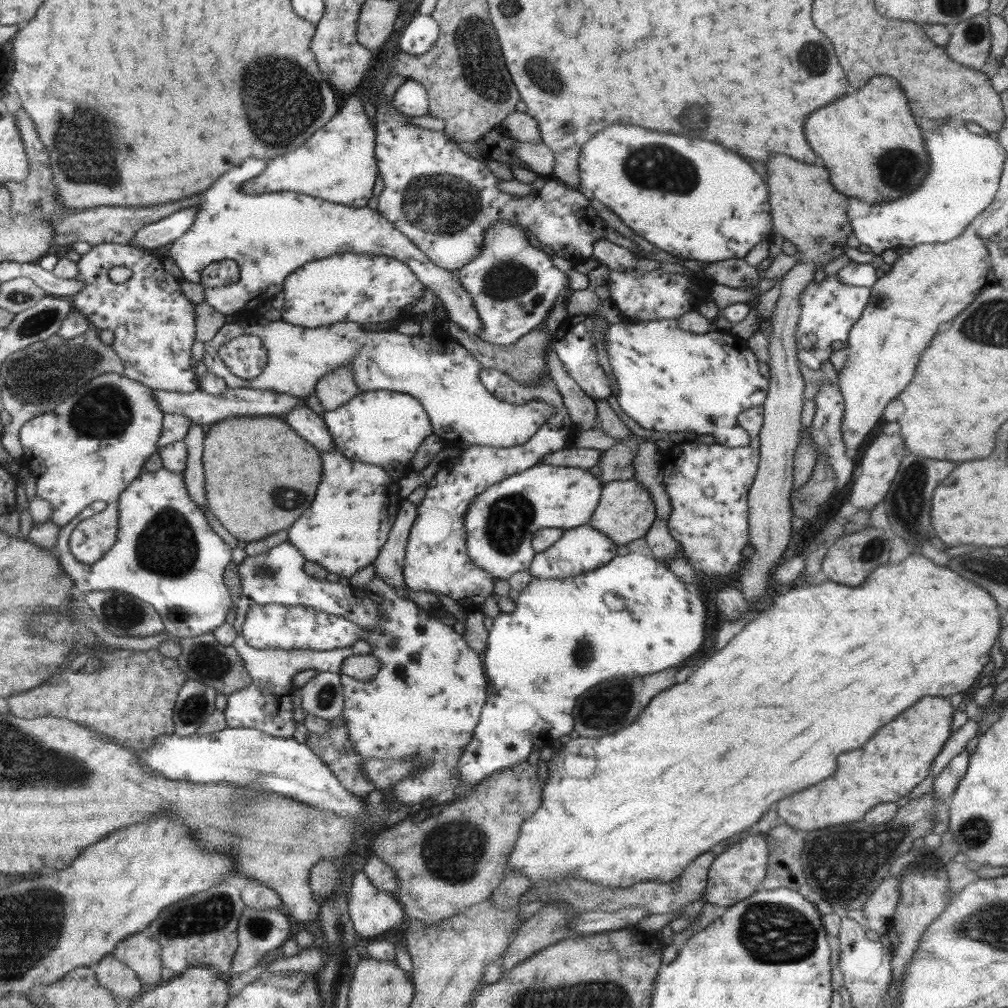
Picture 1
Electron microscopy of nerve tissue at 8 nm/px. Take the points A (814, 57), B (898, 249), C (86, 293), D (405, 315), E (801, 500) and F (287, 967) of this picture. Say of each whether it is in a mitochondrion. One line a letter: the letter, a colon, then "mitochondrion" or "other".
A: mitochondrion
B: other
C: other
D: other
E: mitochondrion
F: other

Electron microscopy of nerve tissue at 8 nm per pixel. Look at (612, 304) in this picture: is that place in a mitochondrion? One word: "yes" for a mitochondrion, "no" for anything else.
no

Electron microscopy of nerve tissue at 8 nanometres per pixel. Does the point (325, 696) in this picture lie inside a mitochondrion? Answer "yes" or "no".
yes

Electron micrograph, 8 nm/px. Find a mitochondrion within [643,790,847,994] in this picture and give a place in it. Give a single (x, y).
(772, 932)

